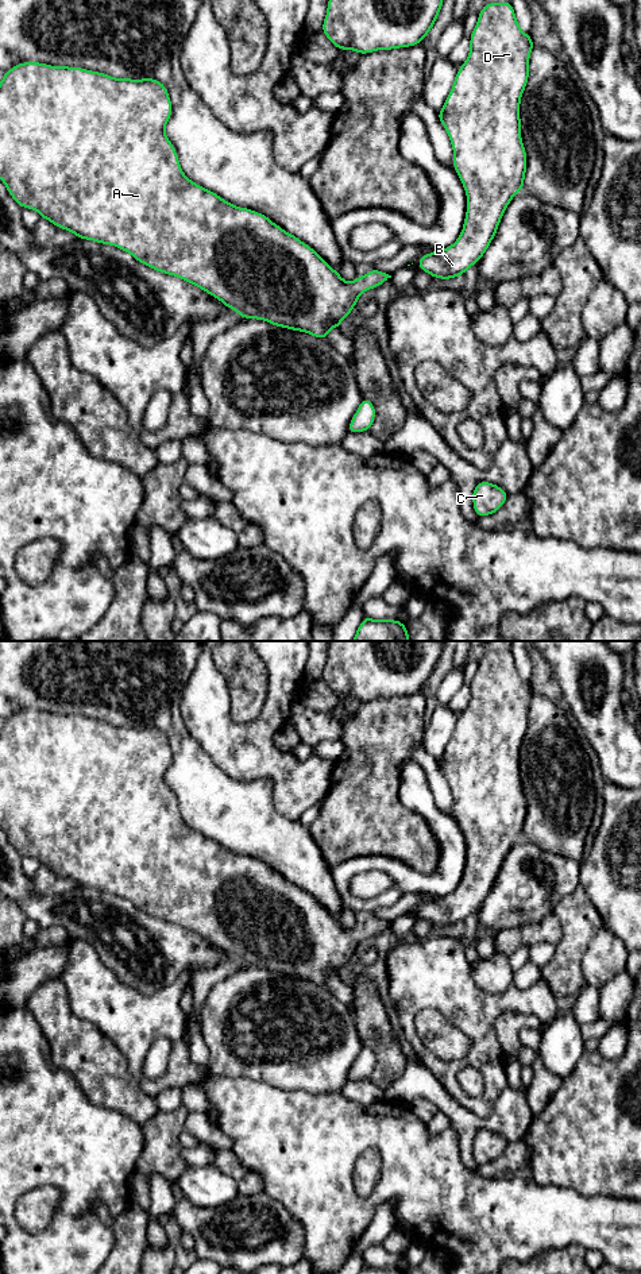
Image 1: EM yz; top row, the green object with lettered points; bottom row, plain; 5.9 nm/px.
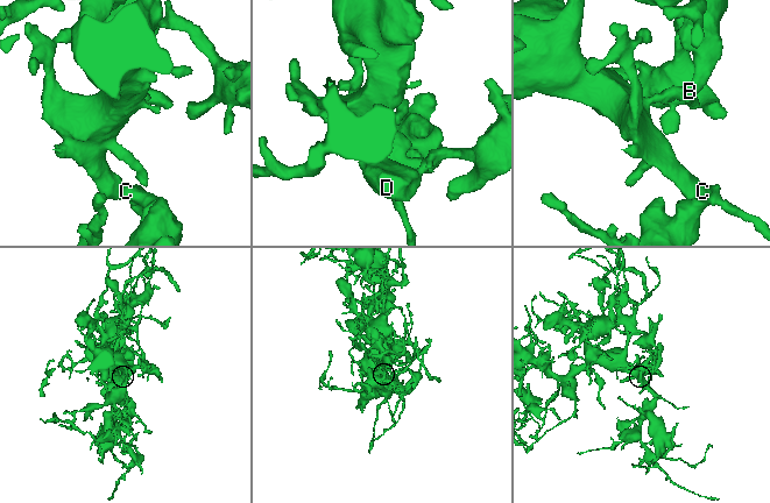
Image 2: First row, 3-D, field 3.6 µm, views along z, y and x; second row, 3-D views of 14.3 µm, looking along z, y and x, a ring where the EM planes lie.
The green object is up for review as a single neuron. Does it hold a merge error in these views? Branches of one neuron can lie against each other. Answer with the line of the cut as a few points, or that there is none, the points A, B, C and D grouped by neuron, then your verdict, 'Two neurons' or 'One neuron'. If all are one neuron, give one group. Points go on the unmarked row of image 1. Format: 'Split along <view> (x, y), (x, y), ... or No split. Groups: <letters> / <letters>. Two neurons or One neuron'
No split. Groups: A B C D. One neuron

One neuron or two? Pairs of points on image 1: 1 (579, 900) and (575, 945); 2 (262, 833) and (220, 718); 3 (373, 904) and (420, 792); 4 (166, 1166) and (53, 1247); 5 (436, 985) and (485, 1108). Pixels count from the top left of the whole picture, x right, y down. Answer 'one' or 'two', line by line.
1: one
2: two
3: one
4: two
5: one

